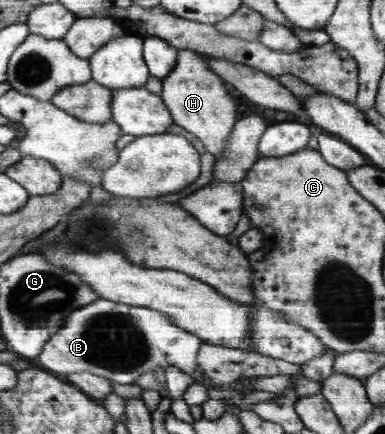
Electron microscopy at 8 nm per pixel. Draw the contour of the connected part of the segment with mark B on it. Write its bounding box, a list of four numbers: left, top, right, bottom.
[38,299,220,389]

